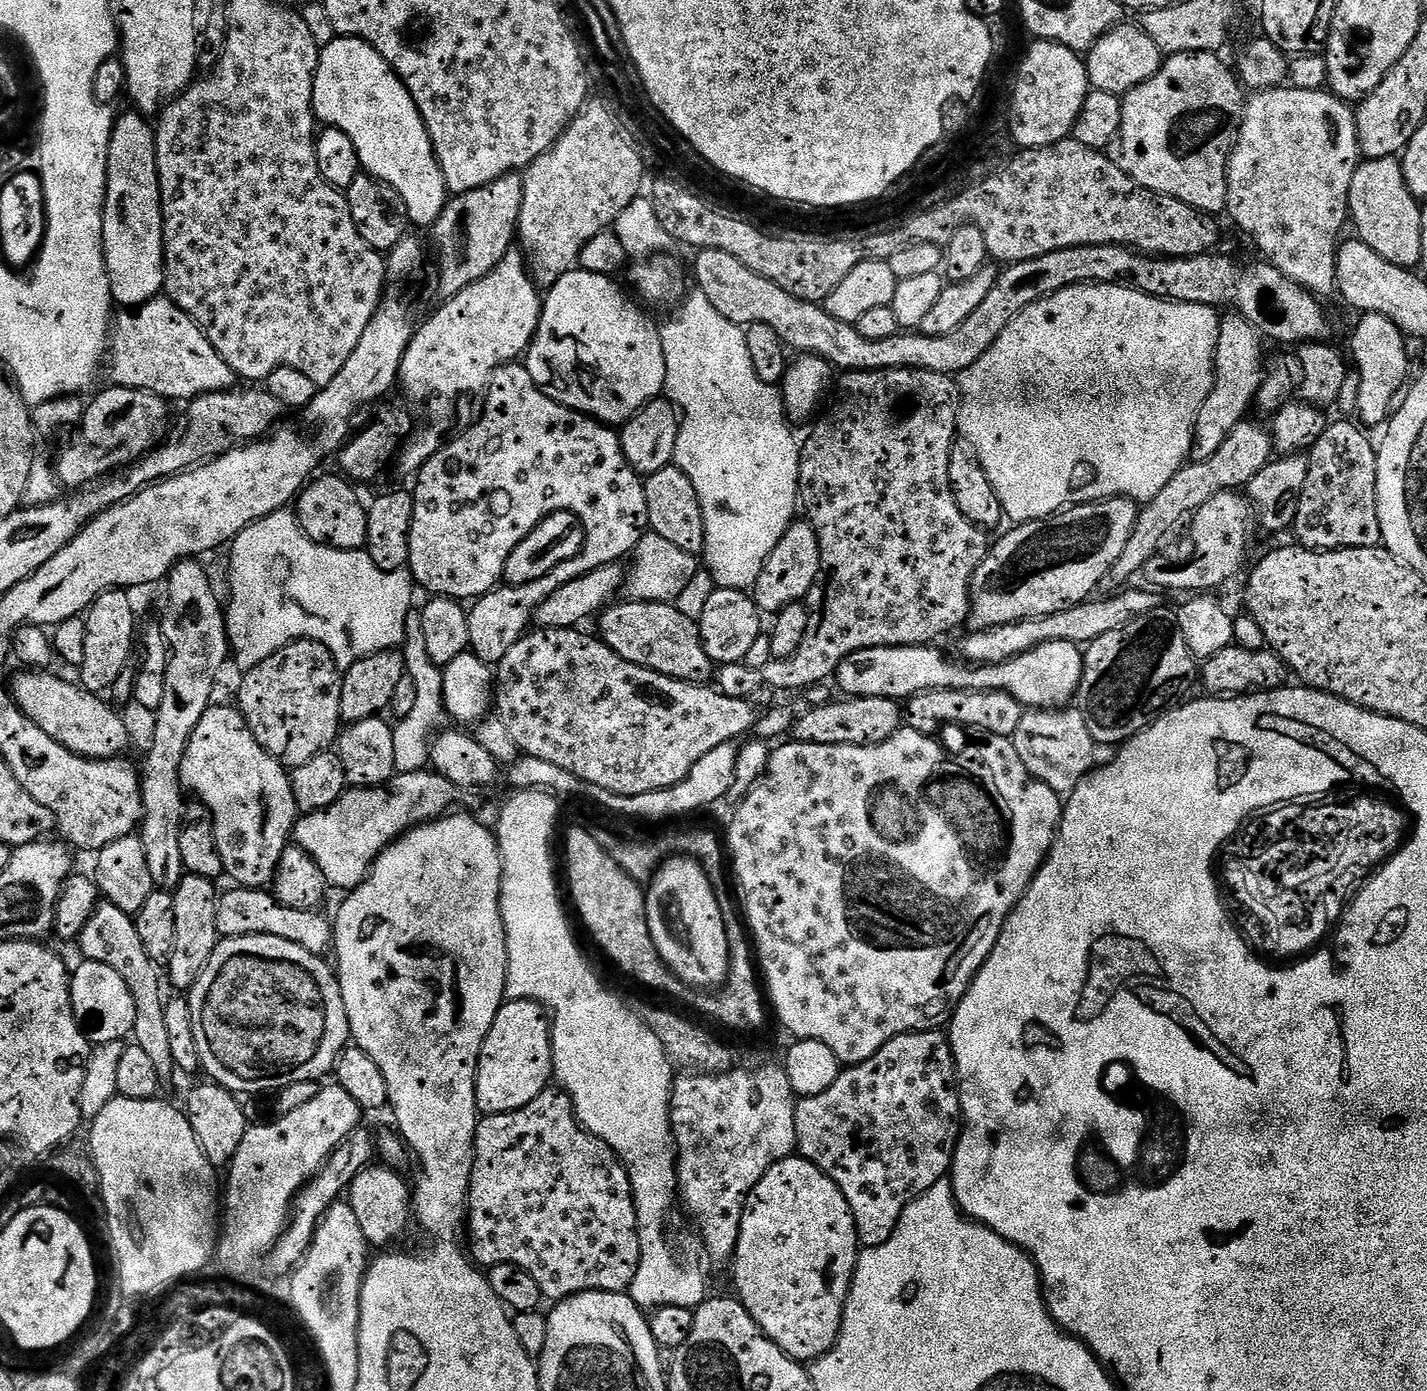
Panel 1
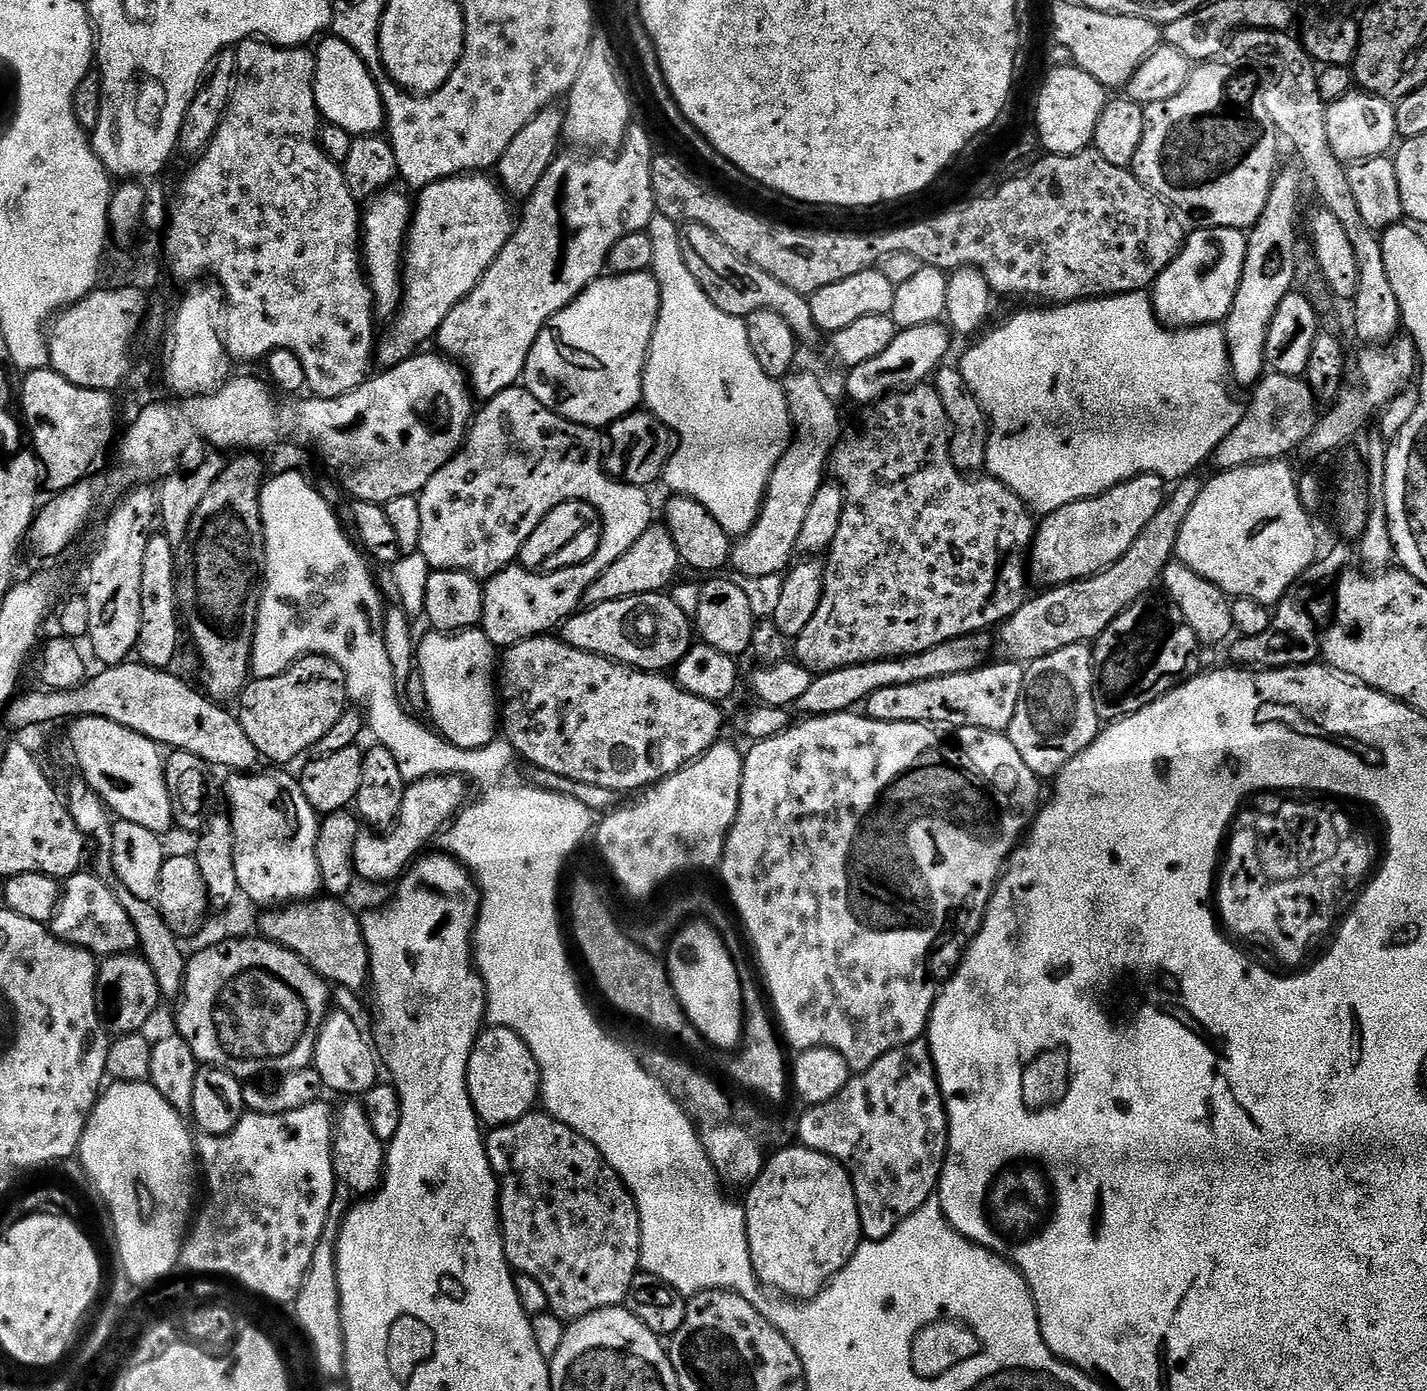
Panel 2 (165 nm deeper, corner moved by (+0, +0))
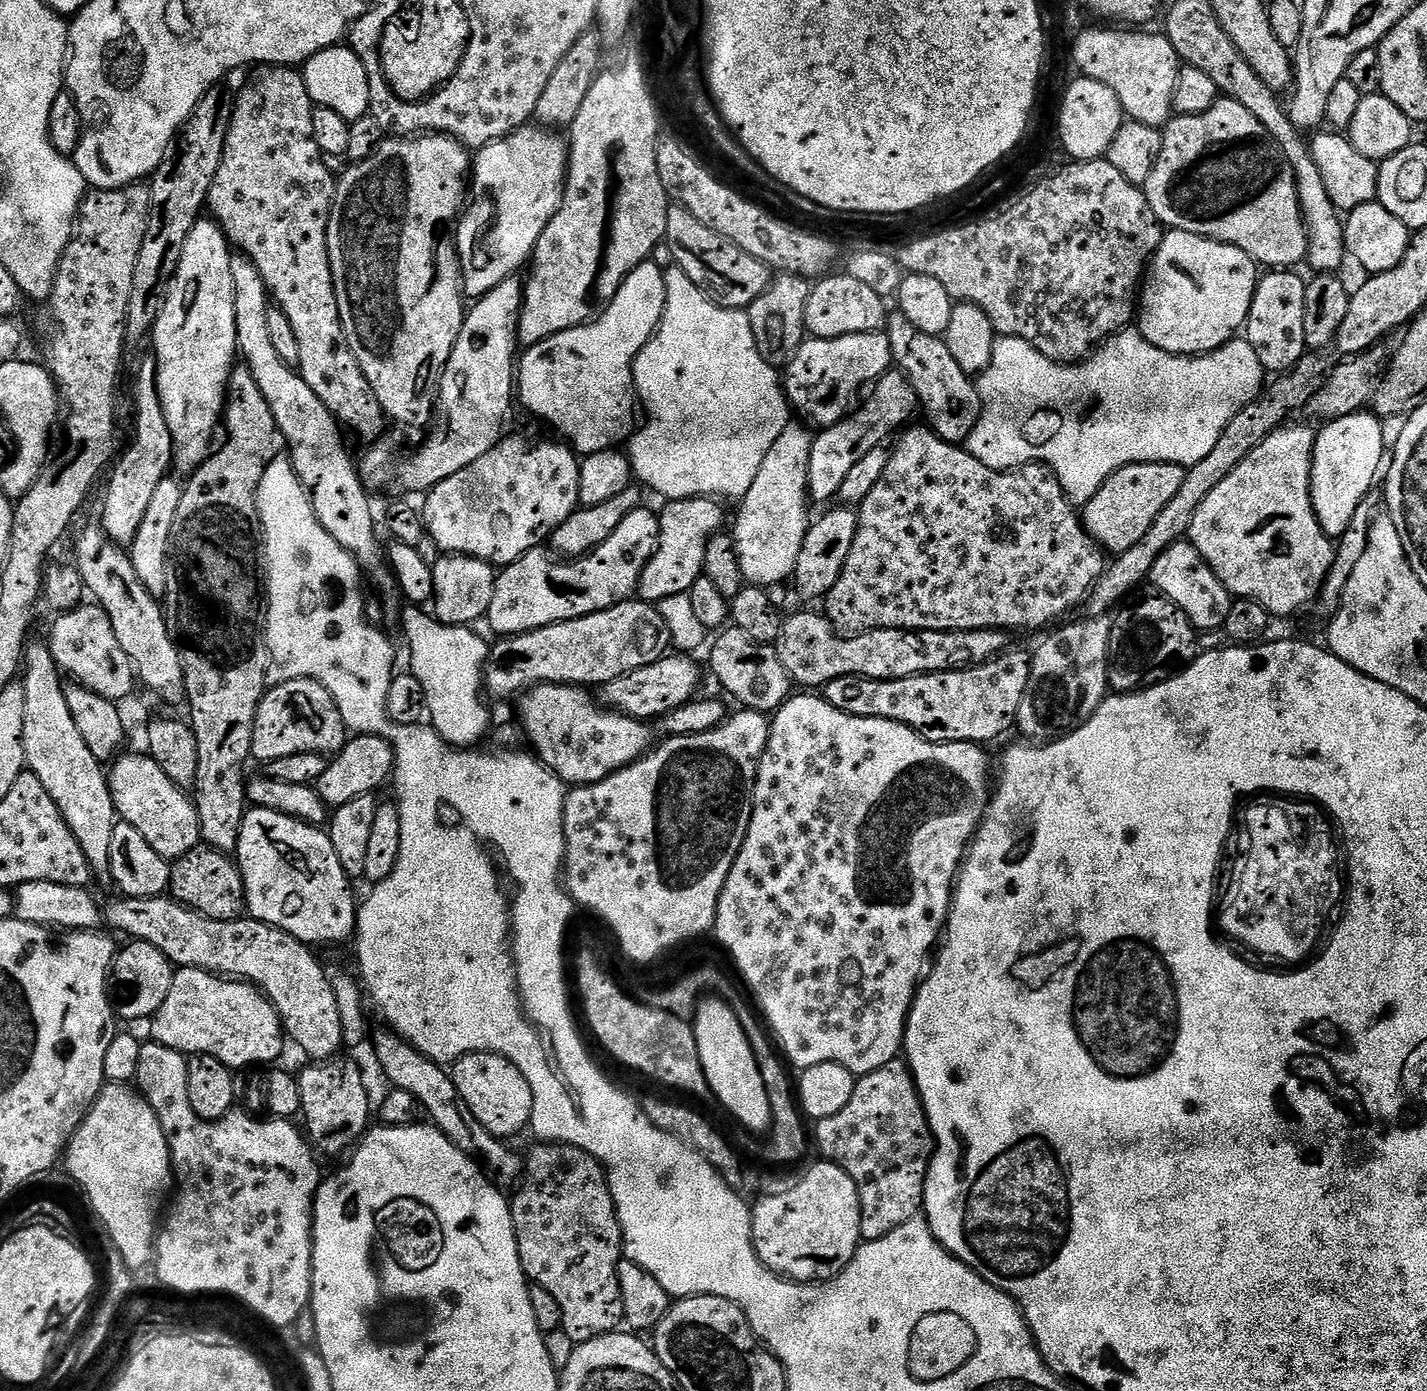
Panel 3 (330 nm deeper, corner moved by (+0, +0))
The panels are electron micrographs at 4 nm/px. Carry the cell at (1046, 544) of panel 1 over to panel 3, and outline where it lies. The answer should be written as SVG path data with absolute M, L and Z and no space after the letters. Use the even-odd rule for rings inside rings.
M1166 462L1131 464L1119 468L1110 474L1110 478L1106 478L1098 494L1094 494L1094 498L1083 505L1084 529L1108 554L1119 554L1130 550L1130 546L1138 546L1138 542L1146 538L1146 530L1154 526L1154 518L1158 518L1158 514L1162 514L1164 507L1170 503L1170 498L1178 494L1185 471L1181 464Z

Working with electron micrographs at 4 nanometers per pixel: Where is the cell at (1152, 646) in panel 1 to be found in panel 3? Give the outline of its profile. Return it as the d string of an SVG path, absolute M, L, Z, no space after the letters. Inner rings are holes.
M1151 595L1145 600L1133 599L1133 604L1129 608L1121 607L1112 620L1108 647L1108 687L1113 693L1139 692L1154 684L1161 684L1191 664L1198 655L1198 632L1186 614L1182 614L1182 610L1178 610L1178 606L1165 596Z

